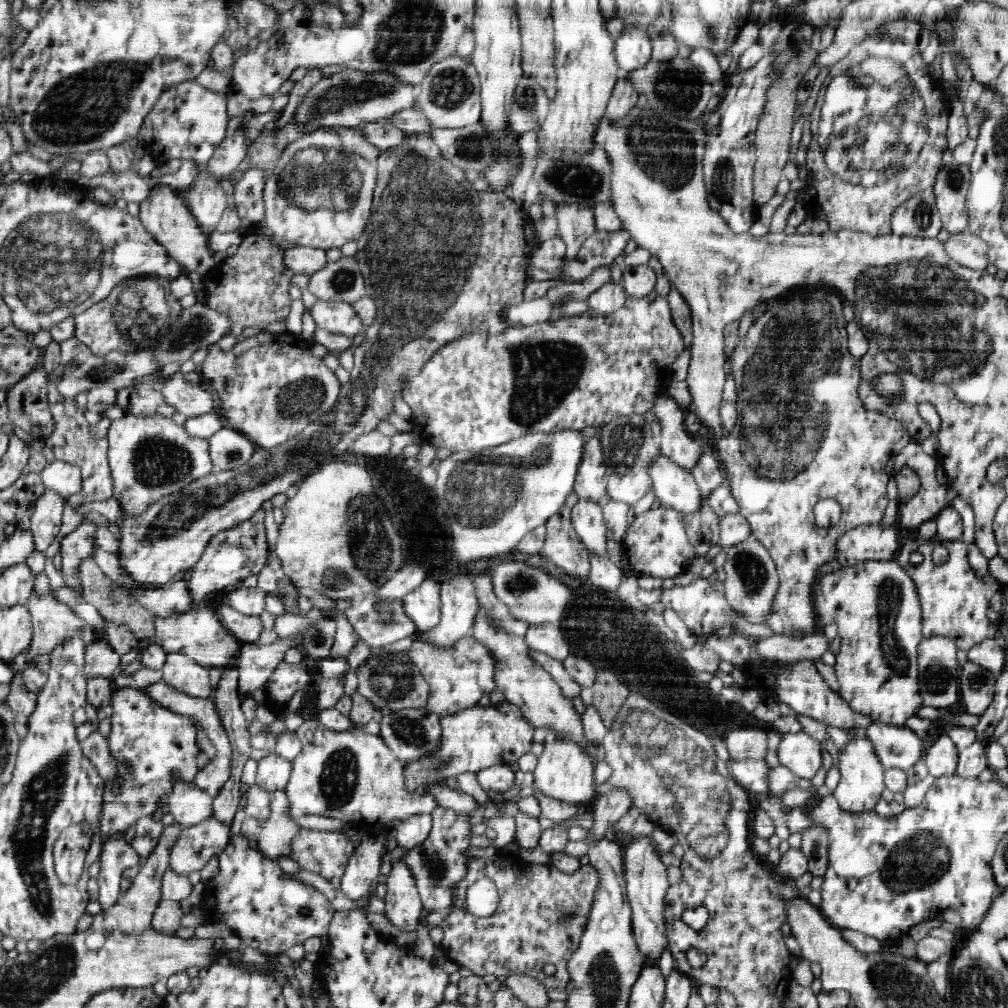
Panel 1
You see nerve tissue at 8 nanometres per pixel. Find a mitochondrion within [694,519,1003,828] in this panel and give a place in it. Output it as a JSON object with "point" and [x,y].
{"point":[889,600]}

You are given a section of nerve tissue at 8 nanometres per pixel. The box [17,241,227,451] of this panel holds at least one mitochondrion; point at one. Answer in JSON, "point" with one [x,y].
{"point":[137,310]}

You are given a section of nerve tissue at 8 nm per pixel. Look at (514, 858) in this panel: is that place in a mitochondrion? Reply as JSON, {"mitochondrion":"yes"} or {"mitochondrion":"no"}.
{"mitochondrion":"no"}

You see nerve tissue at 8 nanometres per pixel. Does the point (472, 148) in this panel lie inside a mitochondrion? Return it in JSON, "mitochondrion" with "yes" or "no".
{"mitochondrion":"yes"}

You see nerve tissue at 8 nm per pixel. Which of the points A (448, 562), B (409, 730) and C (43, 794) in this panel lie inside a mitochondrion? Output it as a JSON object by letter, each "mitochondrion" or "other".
{"A":"other","B":"mitochondrion","C":"mitochondrion"}

